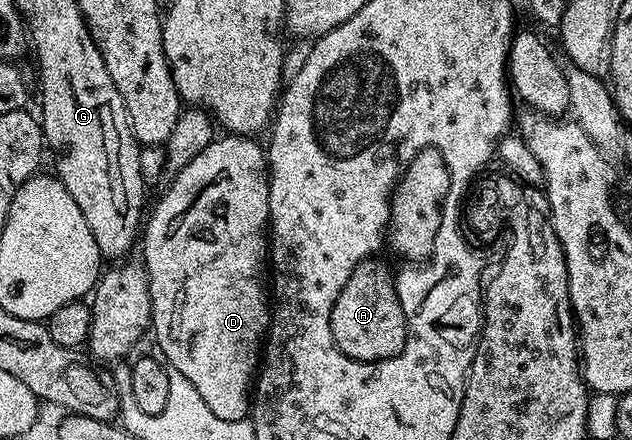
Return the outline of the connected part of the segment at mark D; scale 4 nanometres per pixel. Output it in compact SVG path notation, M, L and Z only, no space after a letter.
M225 134L215 138L213 142L206 146L202 152L198 153L184 169L180 170L173 178L169 180L170 188L162 195L162 200L154 207L154 212L149 212L148 218L144 223L144 230L140 235L140 247L142 243L142 256L140 256L141 262L144 264L146 269L146 276L150 282L150 321L152 324L152 336L158 342L158 347L161 358L165 360L169 366L174 367L178 372L184 373L184 377L188 377L188 381L192 381L192 385L196 388L196 393L200 393L201 399L204 401L204 405L208 405L208 409L212 409L212 413L216 413L216 417L224 417L224 421L240 421L241 419L247 418L252 411L252 388L256 383L256 372L260 367L260 352L264 347L264 340L268 334L268 328L270 326L270 317L272 314L271 308L268 306L268 291L262 288L262 266L265 268L268 263L268 228L270 225L270 168L268 166L268 155L257 142L257 138L249 135L231 135Z

